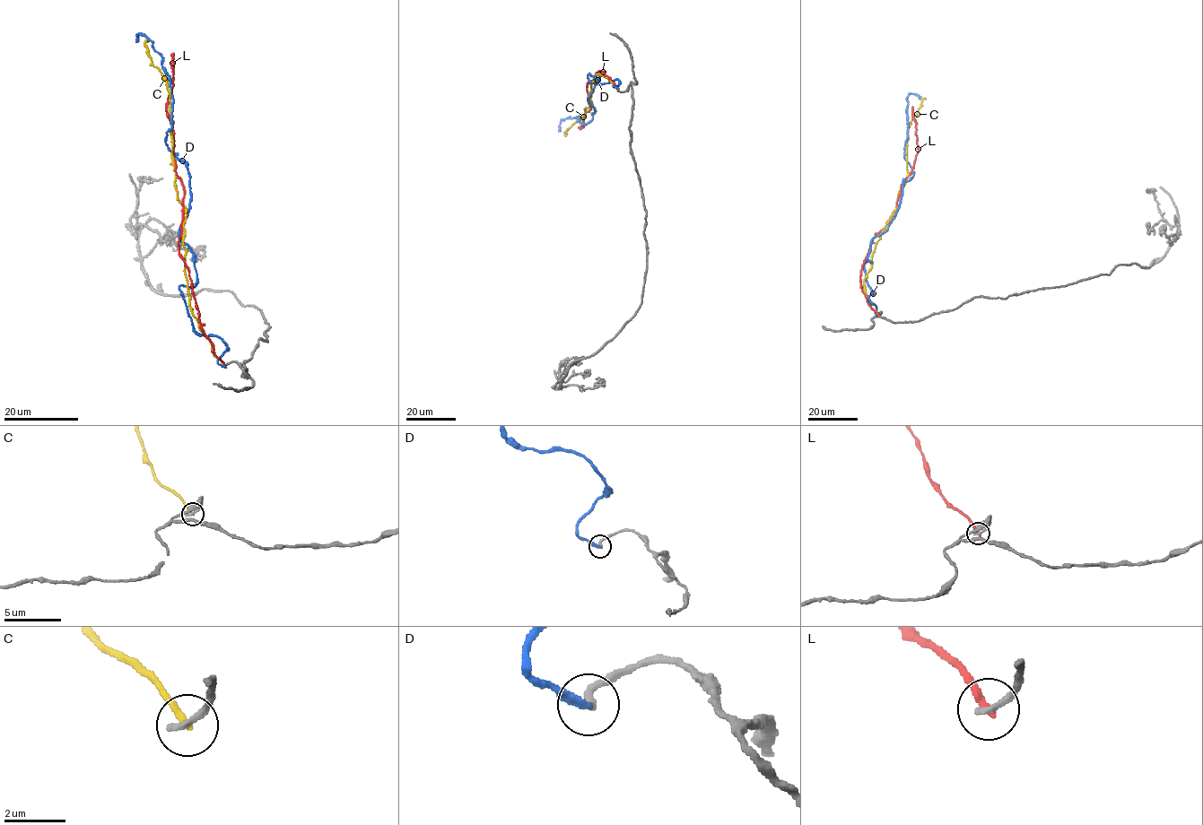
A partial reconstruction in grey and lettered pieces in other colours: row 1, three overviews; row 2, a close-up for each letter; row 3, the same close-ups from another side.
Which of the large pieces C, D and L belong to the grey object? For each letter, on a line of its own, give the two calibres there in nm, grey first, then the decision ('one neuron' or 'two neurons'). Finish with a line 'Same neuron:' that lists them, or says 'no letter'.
C: 280/240 nm | two neurons
D: 200/280 nm | one neuron
L: 240/240 nm | two neurons
Same neuron: D

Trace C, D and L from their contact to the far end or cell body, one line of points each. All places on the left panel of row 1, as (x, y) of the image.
C: (224, 367), (189, 304), (184, 269), (186, 209), (175, 180), (169, 91), (152, 65), (147, 41)
D: (225, 367), (178, 288), (196, 282), (189, 173), (165, 143), (170, 76), (135, 42)
L: (225, 367), (204, 332), (179, 252), (183, 185), (166, 102), (174, 53)

